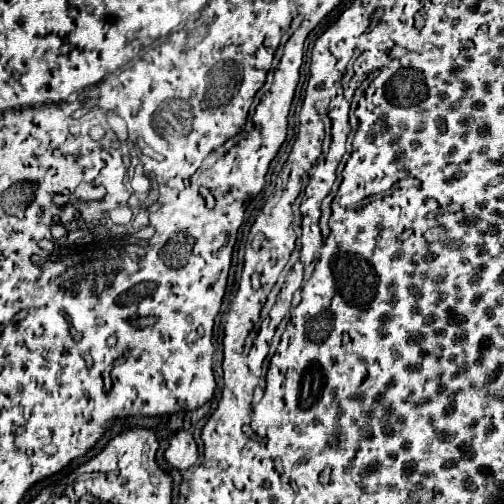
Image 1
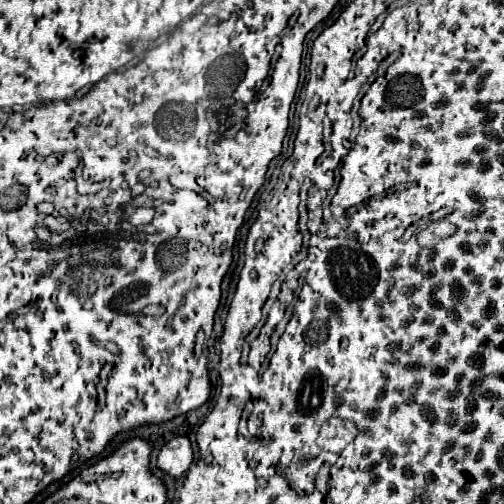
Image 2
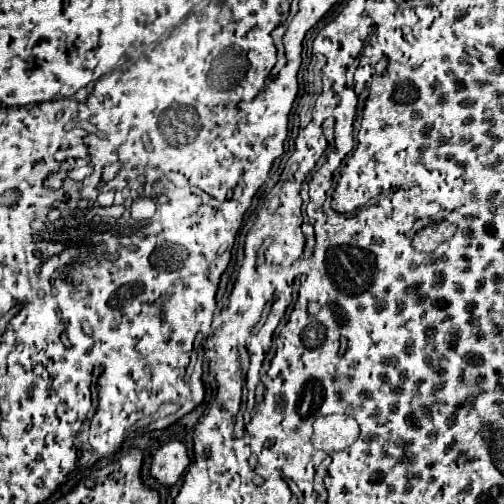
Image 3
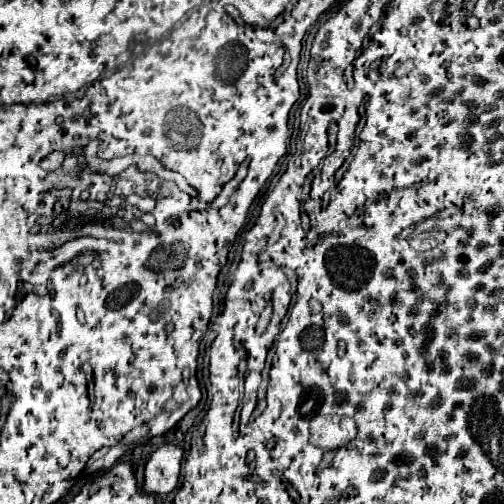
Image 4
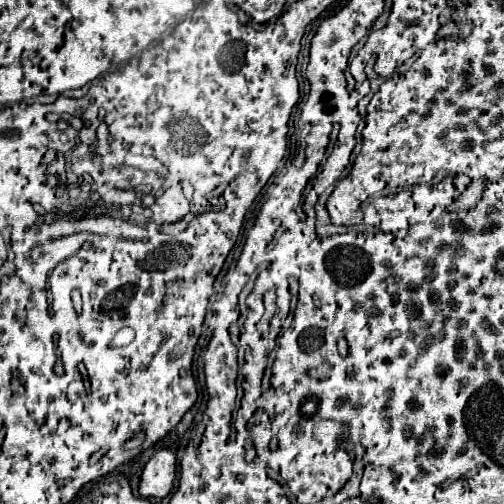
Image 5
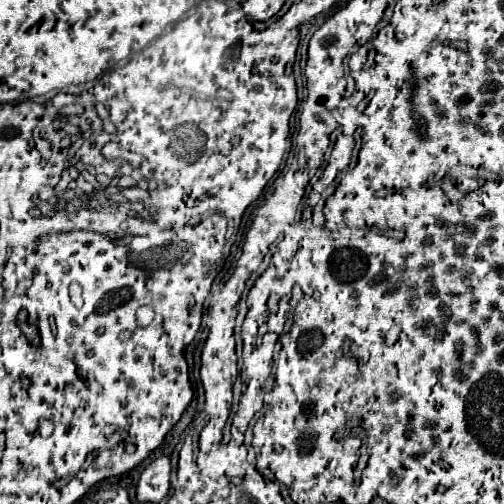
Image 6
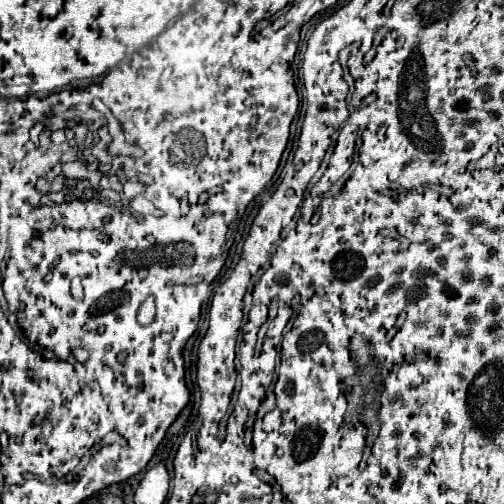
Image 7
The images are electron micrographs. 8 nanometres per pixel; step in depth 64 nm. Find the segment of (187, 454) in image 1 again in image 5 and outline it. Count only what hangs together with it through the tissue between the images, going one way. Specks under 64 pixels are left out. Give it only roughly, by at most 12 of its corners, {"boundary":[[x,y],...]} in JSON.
{"boundary":[[160,450],[144,466],[138,492],[164,498],[176,478],[176,454]]}

